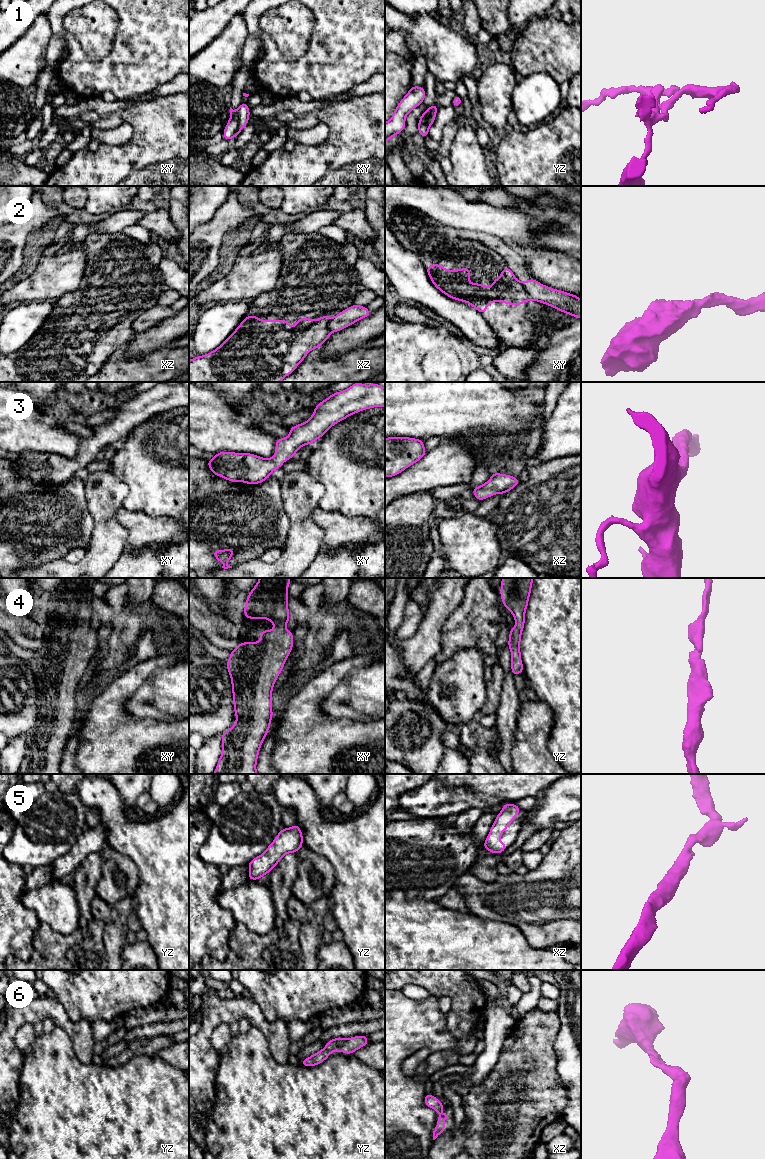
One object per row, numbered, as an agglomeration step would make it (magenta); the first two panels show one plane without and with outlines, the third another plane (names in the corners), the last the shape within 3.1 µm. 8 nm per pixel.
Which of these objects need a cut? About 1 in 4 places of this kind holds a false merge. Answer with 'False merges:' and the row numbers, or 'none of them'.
False merges: 1, 2

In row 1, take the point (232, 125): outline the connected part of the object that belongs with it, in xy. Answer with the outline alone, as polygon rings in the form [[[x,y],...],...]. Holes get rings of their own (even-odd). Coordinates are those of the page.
[[[230,107],[230,118],[223,130],[223,139],[233,140],[233,135],[239,127],[238,115],[235,110]]]

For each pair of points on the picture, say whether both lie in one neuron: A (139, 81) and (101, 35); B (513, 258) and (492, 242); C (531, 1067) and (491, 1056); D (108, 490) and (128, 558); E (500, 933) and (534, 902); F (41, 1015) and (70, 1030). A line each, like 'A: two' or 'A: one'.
A: two
B: one
C: two
D: two
E: two
F: one

